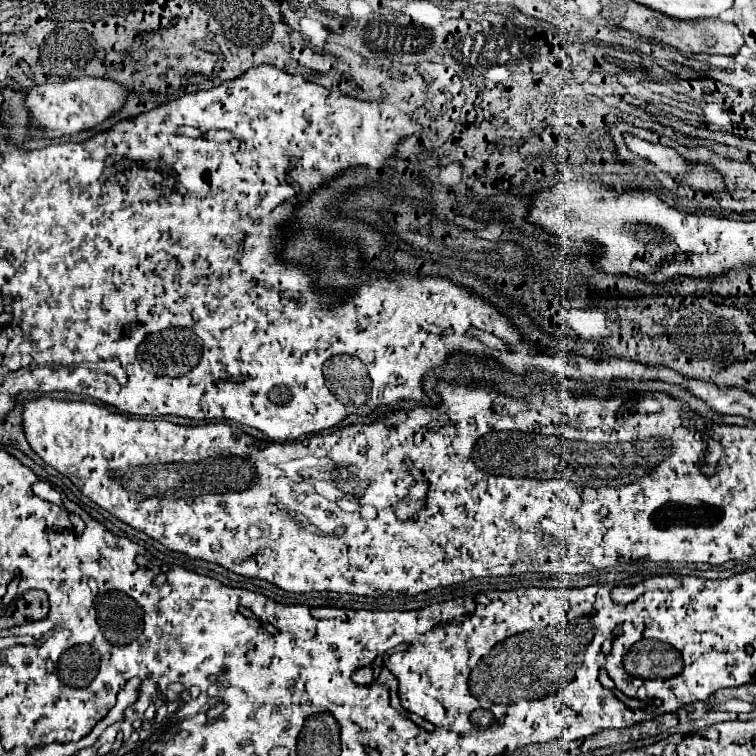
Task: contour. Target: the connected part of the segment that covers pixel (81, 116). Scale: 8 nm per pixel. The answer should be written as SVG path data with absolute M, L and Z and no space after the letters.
M78 78L78 80L70 80L64 84L42 84L42 86L34 86L28 92L26 104L30 108L32 114L32 126L38 130L44 130L42 136L64 136L64 134L76 134L80 130L88 130L98 126L100 122L104 122L110 114L114 114L116 110L120 110L120 106L124 104L126 98L126 90L108 80L108 78Z

